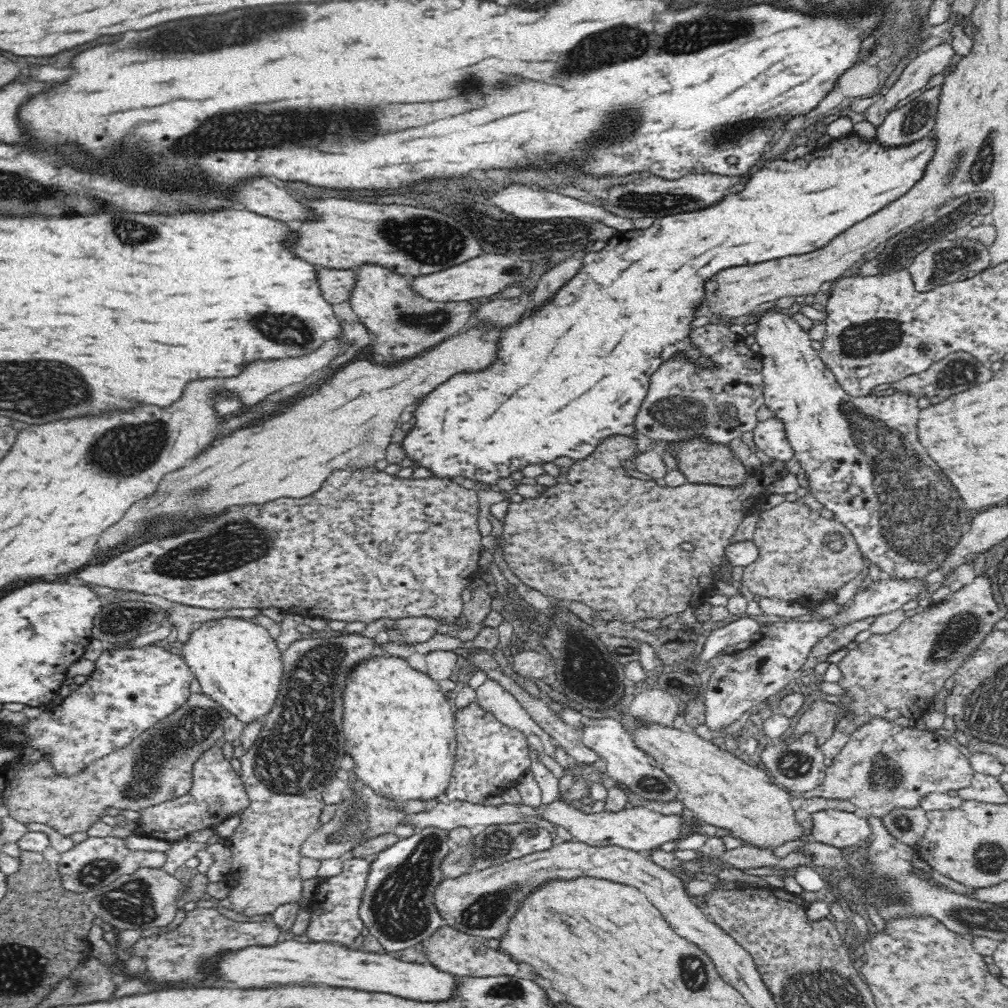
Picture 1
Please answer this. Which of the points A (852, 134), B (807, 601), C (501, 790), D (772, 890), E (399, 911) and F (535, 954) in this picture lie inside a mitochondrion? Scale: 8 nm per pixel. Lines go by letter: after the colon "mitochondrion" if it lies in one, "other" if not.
A: other
B: other
C: other
D: other
E: mitochondrion
F: other

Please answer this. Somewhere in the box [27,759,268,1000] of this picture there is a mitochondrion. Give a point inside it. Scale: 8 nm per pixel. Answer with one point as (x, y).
(134, 902)

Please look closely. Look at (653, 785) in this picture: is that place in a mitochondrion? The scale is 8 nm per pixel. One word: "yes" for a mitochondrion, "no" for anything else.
yes

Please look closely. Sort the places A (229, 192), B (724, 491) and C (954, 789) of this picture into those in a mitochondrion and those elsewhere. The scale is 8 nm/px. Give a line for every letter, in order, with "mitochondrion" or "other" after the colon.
A: other
B: other
C: other

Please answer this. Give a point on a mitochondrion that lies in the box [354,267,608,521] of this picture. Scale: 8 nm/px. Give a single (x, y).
(433, 321)

